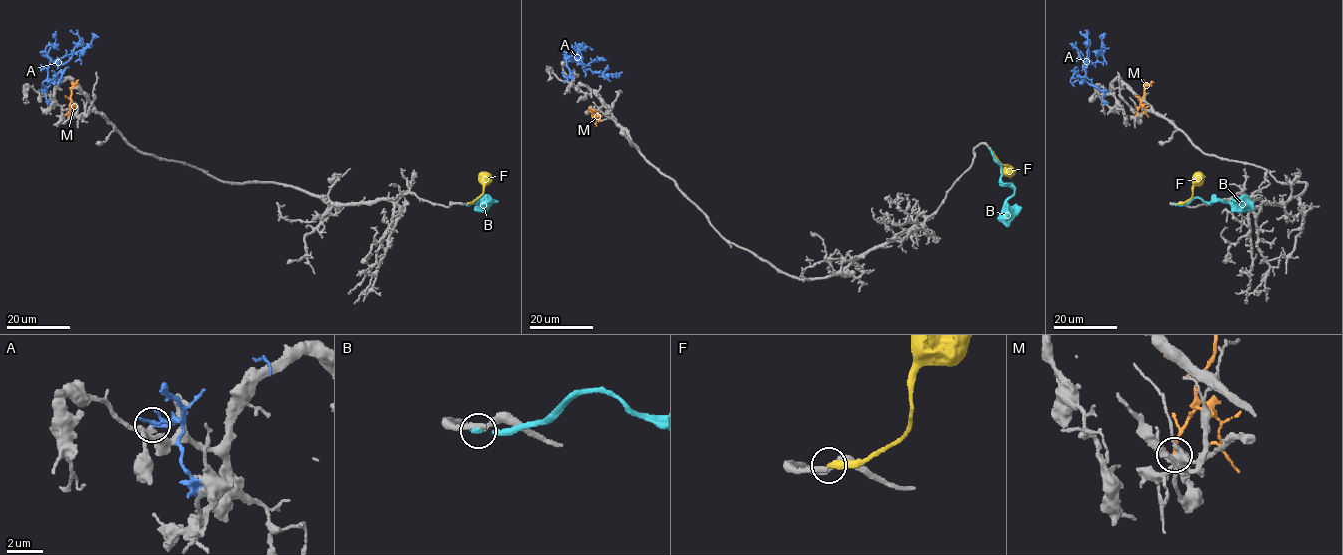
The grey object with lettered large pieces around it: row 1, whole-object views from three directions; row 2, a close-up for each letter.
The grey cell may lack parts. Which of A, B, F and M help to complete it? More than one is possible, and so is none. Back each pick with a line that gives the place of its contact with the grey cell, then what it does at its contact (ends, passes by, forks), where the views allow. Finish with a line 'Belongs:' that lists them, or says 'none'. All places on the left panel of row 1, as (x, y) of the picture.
Belongs: none

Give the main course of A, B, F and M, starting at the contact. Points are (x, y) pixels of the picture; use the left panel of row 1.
A: (40, 91), (46, 90), (43, 82), (47, 67), (84, 50), (98, 37)
B: (466, 204), (477, 198), (477, 203), (491, 200), (483, 203), (484, 209)
F: (467, 203), (483, 192), (487, 173)
M: (68, 113), (72, 82)

